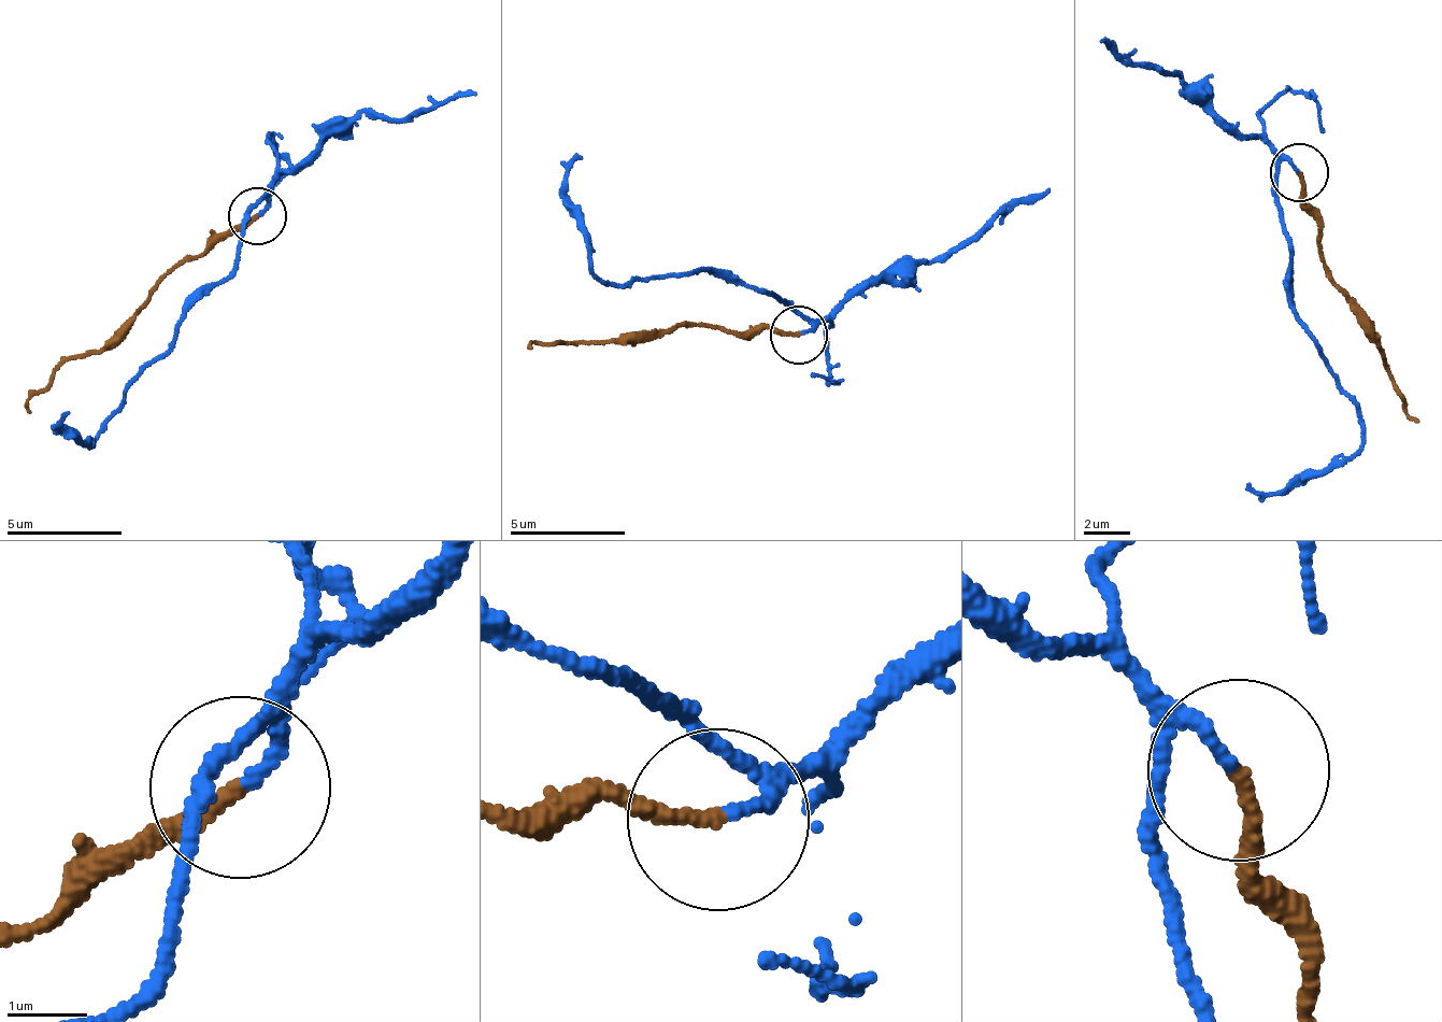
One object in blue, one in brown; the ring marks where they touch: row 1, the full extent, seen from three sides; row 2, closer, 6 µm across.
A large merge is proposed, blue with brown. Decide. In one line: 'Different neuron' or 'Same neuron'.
Same neuron

